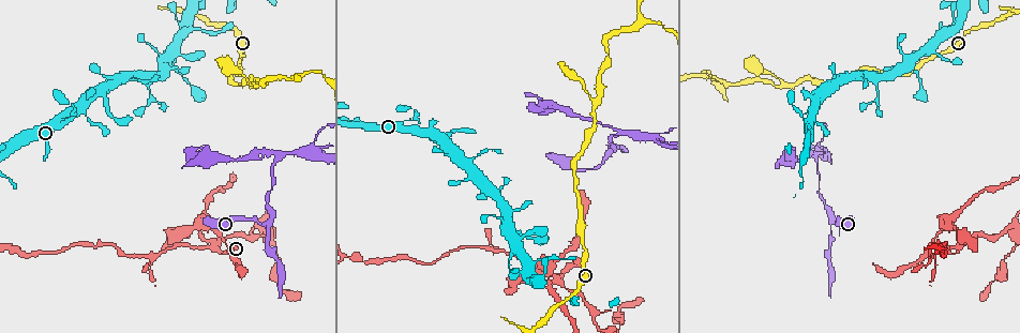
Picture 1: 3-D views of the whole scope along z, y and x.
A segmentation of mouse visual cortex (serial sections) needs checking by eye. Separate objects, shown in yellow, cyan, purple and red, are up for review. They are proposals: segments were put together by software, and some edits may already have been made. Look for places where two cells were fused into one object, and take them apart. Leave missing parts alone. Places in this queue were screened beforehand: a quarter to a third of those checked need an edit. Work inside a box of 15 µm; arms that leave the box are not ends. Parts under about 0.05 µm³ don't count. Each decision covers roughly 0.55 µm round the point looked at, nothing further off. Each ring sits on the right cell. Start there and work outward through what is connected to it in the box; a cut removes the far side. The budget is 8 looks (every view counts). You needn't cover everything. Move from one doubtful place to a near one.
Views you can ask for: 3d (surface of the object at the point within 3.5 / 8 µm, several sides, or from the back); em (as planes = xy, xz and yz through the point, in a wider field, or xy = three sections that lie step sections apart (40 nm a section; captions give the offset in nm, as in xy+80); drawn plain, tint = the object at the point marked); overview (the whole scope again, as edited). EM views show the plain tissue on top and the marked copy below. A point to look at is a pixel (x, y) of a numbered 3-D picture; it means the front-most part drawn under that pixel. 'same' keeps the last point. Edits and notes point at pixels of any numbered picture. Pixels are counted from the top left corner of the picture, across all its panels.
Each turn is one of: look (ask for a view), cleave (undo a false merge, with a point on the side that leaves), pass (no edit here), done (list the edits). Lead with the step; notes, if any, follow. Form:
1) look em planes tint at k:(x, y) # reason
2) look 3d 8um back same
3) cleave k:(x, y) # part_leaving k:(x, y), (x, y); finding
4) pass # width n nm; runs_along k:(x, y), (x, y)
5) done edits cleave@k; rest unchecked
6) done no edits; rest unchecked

look 3d 8um at 1:(414, 132) # abrupt turn

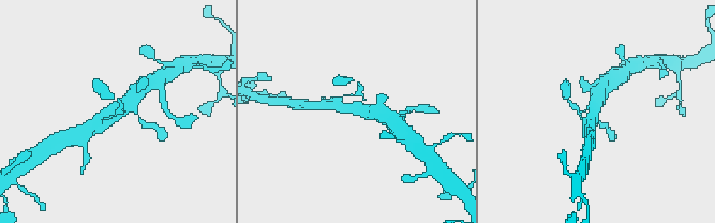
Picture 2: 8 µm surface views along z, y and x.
look em xy step 5 tint at 2:(596, 108) # arms 4; arm_widths 100, 200, 400, 500 nm

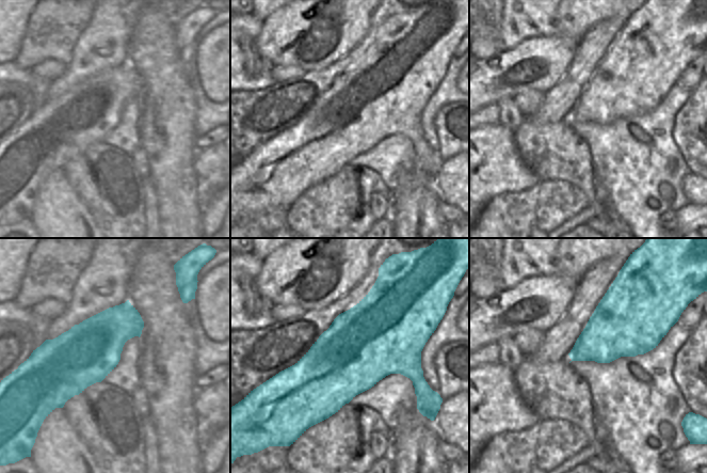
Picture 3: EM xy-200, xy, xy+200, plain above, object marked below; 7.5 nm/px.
pass # width 600 nm; runs_along 2:(93, 127), (115, 114), (142, 88); continuous, no second cell

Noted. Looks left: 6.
look 3d 8um at 1:(599, 102) # a fork

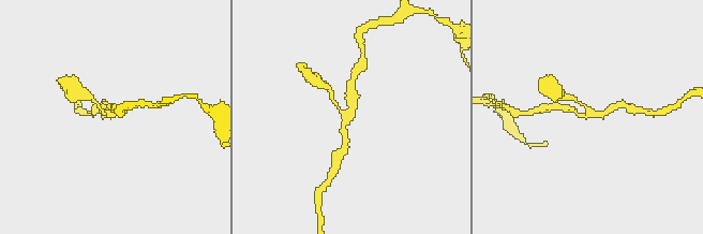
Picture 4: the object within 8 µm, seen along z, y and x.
look em xy step 1 tint at 4:(346, 117) # shape alone is not enough

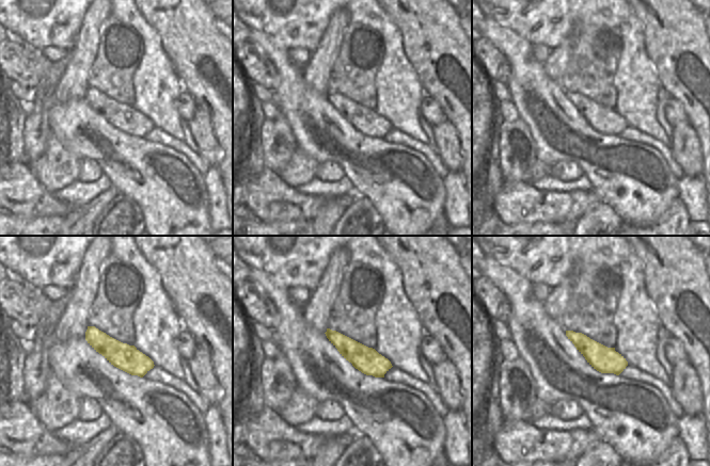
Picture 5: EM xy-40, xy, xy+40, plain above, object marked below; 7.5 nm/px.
pass # one cell here

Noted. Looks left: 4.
look 3d 3.5um at 1:(832, 222) # two arms in line, one across

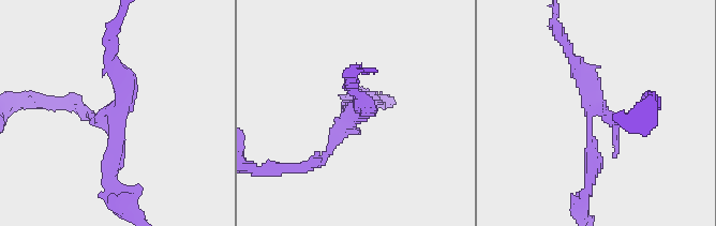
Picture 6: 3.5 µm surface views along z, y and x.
look em xy step 3 tint at 6:(115, 106)

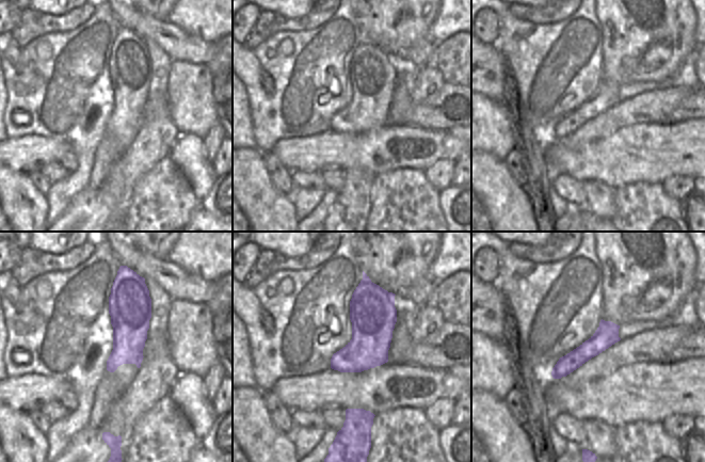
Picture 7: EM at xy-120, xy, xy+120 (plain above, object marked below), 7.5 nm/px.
pass # width 320 nm; runs_along 6:(645, 104), (613, 121), (569, 48); one cell here

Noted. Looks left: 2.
done no edits; rest unchecked

